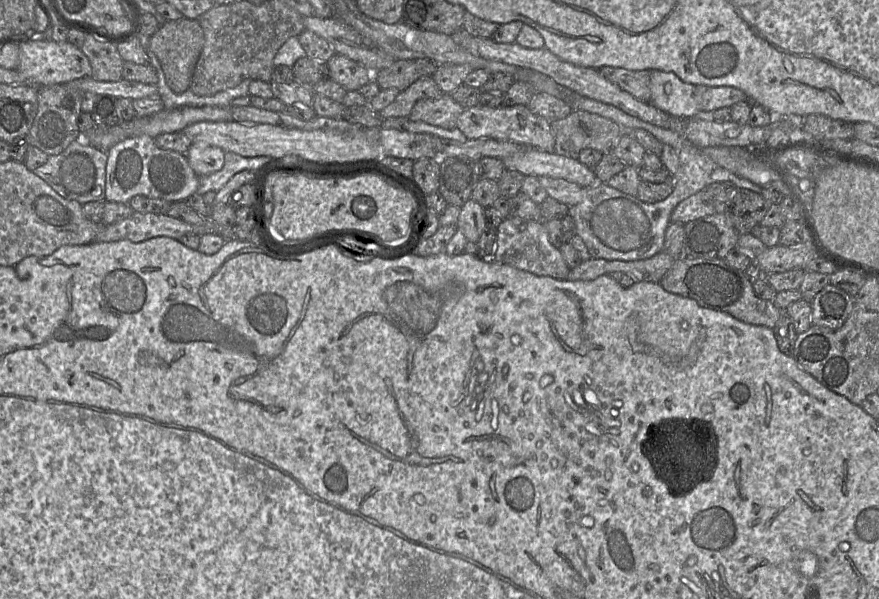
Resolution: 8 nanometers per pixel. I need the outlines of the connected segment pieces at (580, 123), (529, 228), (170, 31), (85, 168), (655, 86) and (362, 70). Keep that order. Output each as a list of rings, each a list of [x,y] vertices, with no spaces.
[[[573,110],[566,118],[551,121],[556,152],[577,157],[582,150],[611,152],[618,144],[623,129],[614,121],[582,110]]]
[[[516,216],[504,219],[498,227],[493,260],[538,276],[548,276],[558,280],[566,280],[570,271],[559,249],[551,244],[544,222],[530,221]]]
[[[182,17],[162,23],[148,39],[148,48],[158,58],[169,88],[181,94],[190,88],[192,76],[204,46],[204,32],[198,19]]]
[[[82,139],[71,142],[60,154],[49,155],[47,161],[36,168],[33,173],[43,179],[53,190],[67,200],[75,200],[81,205],[92,201],[105,201],[105,176],[108,154],[97,149]]]
[[[640,70],[640,71],[650,71],[650,90],[651,90],[651,103],[658,108],[661,111],[664,111],[668,113],[669,115],[677,118],[692,118],[692,117],[698,117],[698,116],[709,116],[709,115],[703,115],[700,110],[699,110],[699,105],[695,99],[695,94],[694,94],[694,85],[684,82],[681,80],[674,72],[666,72],[666,71],[661,71],[661,70]]]
[[[335,53],[328,61],[329,77],[347,91],[359,90],[372,79],[372,72],[344,55]]]

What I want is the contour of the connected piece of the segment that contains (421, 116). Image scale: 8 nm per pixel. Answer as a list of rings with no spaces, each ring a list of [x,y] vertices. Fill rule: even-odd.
[[[442,94],[439,98],[417,101],[408,118],[410,121],[453,129],[463,111],[464,108],[452,98],[451,94]]]

